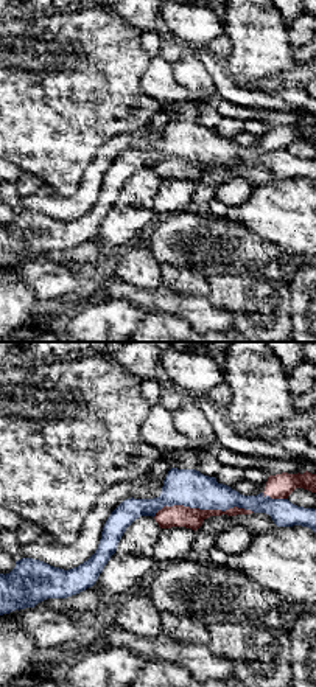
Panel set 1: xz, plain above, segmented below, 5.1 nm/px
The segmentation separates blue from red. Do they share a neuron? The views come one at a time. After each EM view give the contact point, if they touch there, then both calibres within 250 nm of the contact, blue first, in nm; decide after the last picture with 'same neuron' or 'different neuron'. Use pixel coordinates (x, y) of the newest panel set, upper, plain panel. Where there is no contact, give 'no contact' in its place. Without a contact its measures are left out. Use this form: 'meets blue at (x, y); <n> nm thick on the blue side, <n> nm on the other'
meets blue at (203, 160); 190 nm thick on the blue side, 110 nm on the other

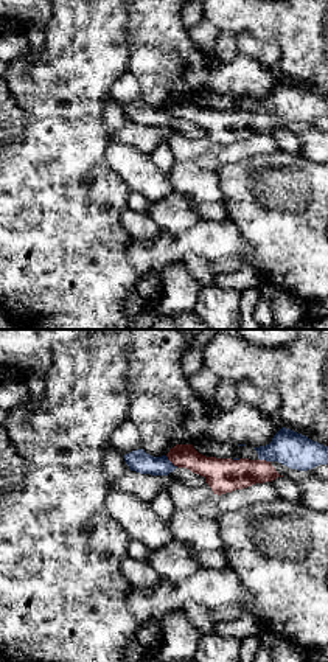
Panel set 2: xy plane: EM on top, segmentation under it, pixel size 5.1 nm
meets blue at (170, 114); 110 nm thick on the blue side, 140 nm on the other

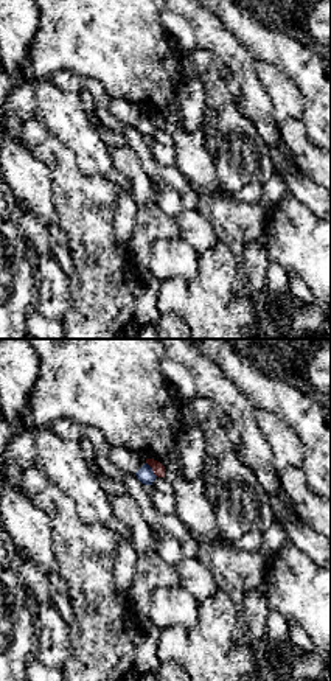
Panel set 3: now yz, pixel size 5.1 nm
meets blue at (151, 122); 90 nm thick on the blue side, 60 nm on the other

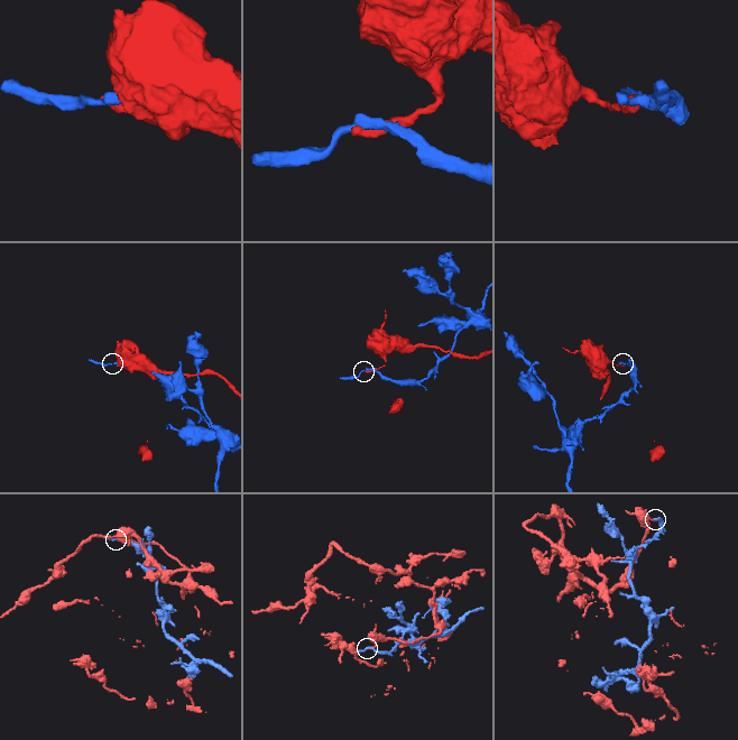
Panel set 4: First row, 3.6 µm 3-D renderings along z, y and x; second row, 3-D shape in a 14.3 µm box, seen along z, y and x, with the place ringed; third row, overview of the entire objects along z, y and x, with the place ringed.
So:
different neuron

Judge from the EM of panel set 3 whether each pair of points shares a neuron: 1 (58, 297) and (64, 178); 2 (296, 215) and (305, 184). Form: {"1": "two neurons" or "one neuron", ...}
{"1": "two neurons", "2": "two neurons"}

